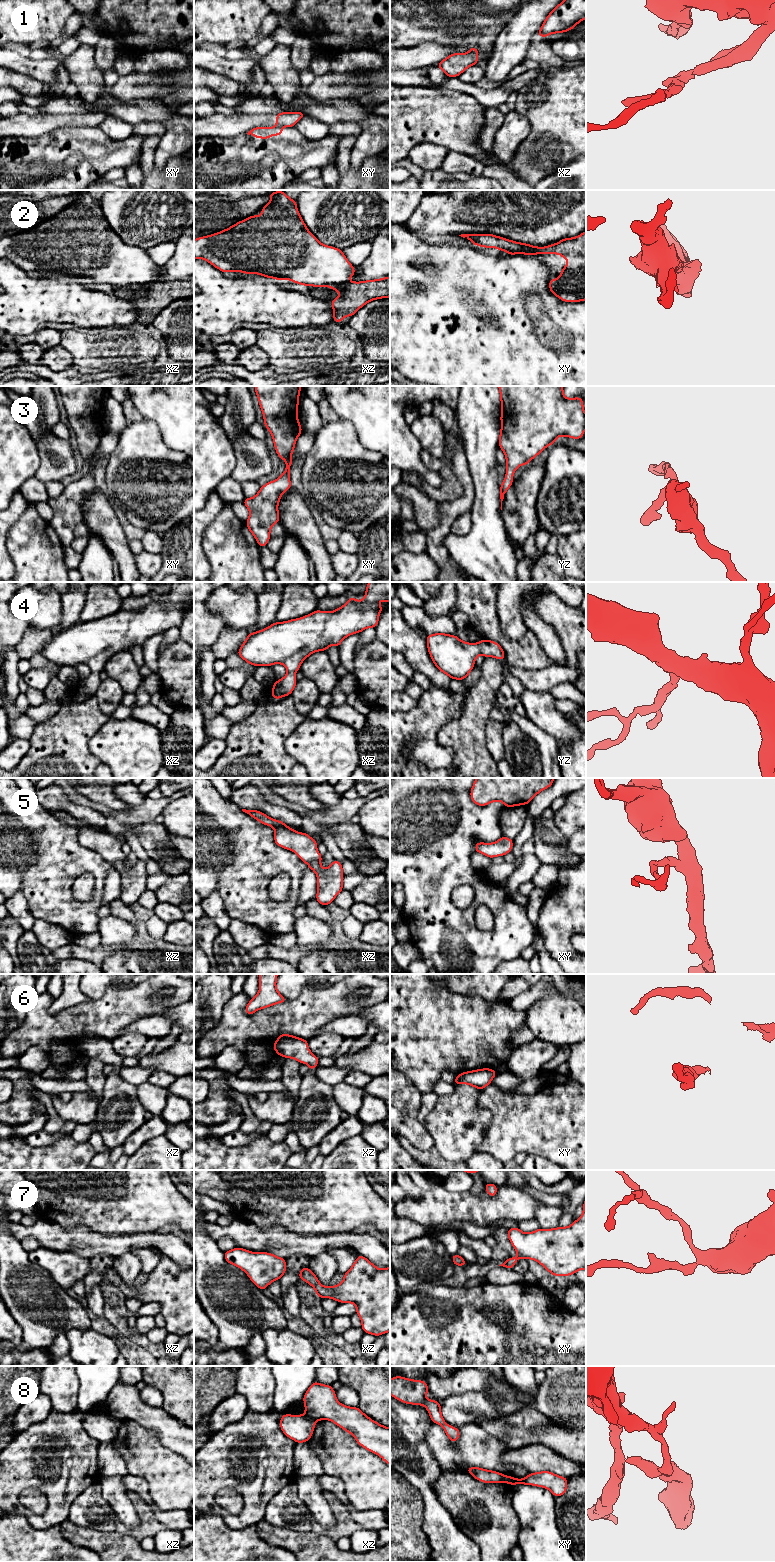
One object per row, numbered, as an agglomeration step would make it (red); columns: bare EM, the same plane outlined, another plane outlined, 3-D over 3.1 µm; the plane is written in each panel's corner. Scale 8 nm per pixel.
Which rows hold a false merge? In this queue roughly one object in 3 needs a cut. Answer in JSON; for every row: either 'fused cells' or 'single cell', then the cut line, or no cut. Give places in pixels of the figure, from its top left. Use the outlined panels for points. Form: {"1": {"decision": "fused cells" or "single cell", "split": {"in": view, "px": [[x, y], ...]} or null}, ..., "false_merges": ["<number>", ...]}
{"1": {"decision": "fused cells", "split": {"in": "xy", "px": [[277, 125], [281, 127]]}}, "2": {"decision": "fused cells", "split": {"in": "xz", "px": [[346, 282], [335, 284], [331, 287]]}}, "3": {"decision": "single cell", "split": null}, "4": {"decision": "single cell", "split": null}, "5": {"decision": "single cell", "split": null}, "6": {"decision": "single cell", "split": null}, "7": {"decision": "single cell", "split": null}, "8": {"decision": "fused cells", "split": {"in": "xz", "px": [[305, 1414], [314, 1421]]}}, "false_merges": ["1", "2", "8"]}

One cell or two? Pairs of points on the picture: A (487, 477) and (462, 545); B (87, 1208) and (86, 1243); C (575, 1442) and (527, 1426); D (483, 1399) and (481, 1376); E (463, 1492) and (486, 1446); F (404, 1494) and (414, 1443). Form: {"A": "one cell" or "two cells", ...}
{"A": "one cell", "B": "two cells", "C": "one cell", "D": "two cells", "E": "two cells", "F": "two cells"}

